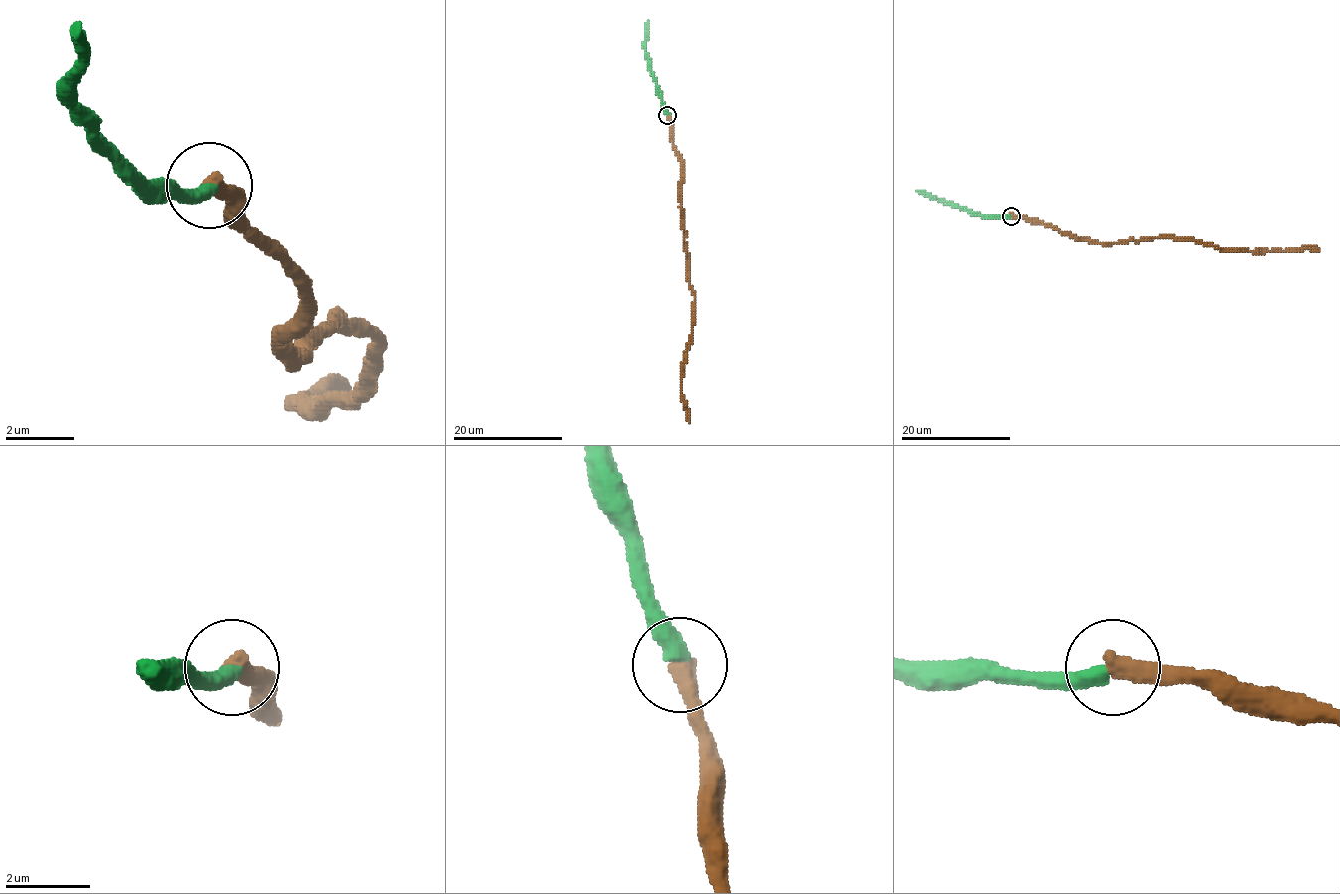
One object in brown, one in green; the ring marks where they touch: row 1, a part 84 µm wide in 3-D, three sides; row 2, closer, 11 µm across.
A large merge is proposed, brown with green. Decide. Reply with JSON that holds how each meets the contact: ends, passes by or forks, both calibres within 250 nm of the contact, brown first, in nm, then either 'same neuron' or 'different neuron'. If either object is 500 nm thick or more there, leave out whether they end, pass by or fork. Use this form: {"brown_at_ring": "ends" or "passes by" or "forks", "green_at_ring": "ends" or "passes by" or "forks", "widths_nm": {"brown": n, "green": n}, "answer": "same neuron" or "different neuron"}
{"widths_nm": {"brown": 500, "green": 420}, "answer": "same neuron"}

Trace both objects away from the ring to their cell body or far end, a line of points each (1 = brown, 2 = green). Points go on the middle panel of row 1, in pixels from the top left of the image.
1: (668, 116), (683, 165), (681, 224), (694, 296), (691, 343), (681, 377), (690, 422)
2: (668, 114), (646, 53), (647, 21)

